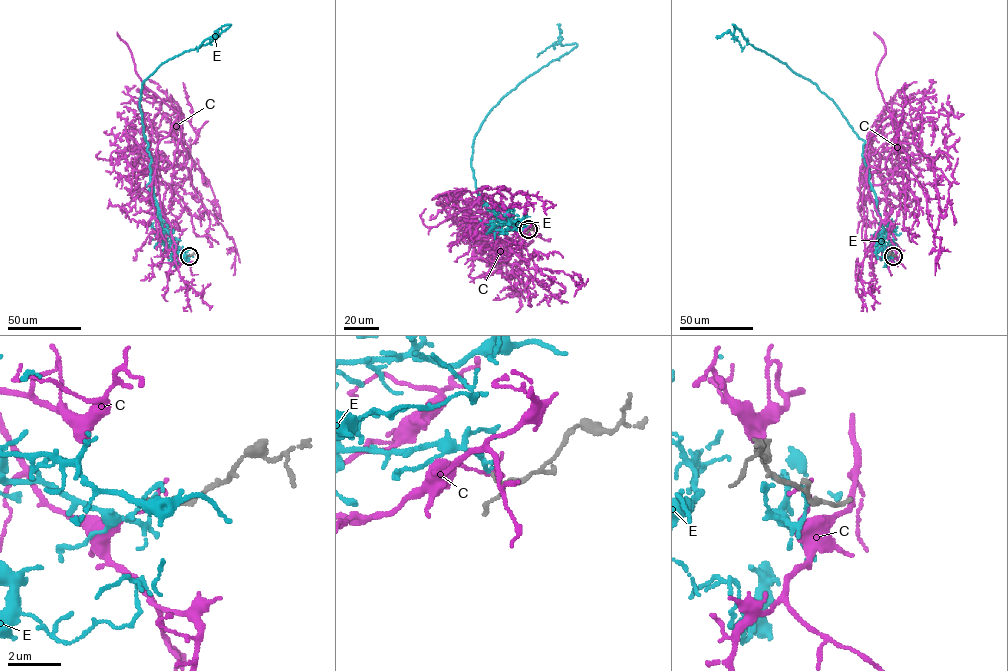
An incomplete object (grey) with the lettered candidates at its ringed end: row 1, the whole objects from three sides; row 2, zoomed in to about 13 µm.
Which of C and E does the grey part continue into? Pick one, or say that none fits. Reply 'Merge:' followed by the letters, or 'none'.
Merge: E

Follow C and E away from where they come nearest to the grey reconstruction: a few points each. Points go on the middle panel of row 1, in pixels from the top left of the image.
C: (528, 230), (500, 227), (504, 216), (490, 197), (507, 210), (539, 268), (562, 271), (580, 284), (580, 278)
E: (528, 229), (507, 216), (498, 219), (478, 197), (472, 145), (501, 99), (577, 44), (537, 54)

